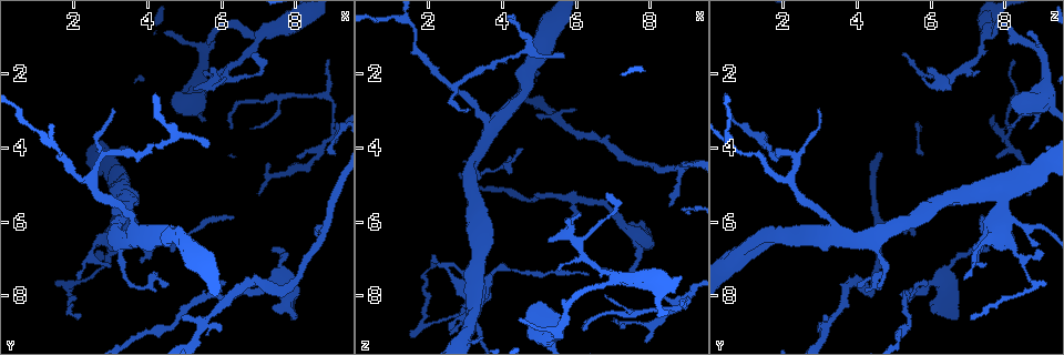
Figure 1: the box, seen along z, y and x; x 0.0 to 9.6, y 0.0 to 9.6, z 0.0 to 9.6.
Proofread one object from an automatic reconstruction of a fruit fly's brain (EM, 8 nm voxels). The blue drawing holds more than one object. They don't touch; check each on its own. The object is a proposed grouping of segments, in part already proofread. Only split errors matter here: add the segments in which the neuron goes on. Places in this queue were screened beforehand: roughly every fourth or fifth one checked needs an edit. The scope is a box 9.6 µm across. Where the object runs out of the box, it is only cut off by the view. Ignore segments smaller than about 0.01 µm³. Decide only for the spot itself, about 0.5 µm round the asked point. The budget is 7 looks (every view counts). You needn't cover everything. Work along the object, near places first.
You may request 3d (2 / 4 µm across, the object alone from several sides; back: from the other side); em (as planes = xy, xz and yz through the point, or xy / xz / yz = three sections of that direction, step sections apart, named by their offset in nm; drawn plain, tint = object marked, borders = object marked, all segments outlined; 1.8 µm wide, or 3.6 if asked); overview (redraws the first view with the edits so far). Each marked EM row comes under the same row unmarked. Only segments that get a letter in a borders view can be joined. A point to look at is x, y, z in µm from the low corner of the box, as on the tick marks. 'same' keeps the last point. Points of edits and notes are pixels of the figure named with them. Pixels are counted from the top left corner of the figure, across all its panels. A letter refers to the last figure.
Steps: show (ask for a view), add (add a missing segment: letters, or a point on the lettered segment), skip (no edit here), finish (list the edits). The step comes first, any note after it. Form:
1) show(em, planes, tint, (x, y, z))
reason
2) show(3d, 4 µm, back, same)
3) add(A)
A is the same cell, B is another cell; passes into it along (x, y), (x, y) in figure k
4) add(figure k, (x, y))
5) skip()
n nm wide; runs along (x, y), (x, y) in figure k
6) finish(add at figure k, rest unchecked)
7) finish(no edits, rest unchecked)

show(3d, 2 µm, back, (7.40, 6.80, 7.45))

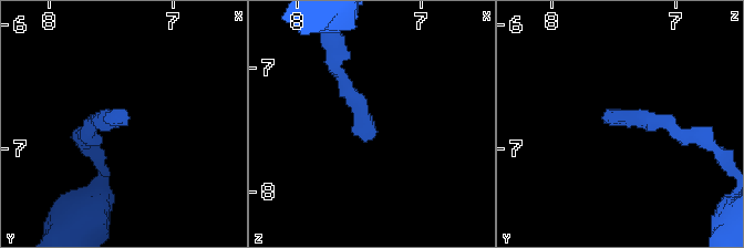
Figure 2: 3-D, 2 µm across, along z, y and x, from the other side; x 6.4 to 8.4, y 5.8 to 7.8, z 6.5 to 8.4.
show(em, planes, borders, (7.36, 6.78, 7.50))
now the EM

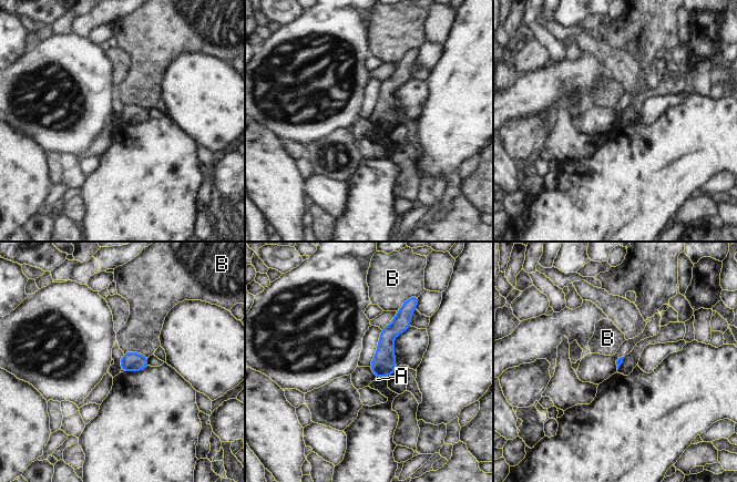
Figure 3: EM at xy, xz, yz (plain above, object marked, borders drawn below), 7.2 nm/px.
skip()
B touches over 180 nm; A and B are other cells; runs along (403, 309), (387, 336), (378, 375) in figure 3; none of them fits

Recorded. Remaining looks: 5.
show(3d, 2 µm, (6.05, 8.90, 2.95))
branch stops here

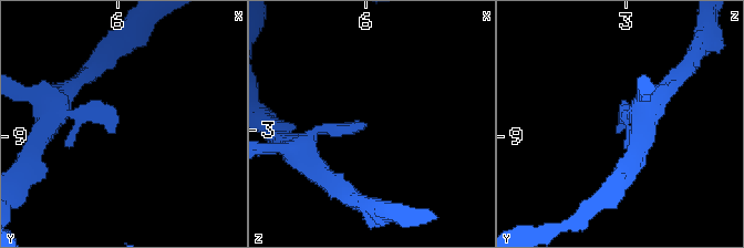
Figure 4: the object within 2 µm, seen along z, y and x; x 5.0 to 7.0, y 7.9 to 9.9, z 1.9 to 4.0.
show(em, planes, borders, (6.04, 8.86, 2.94))

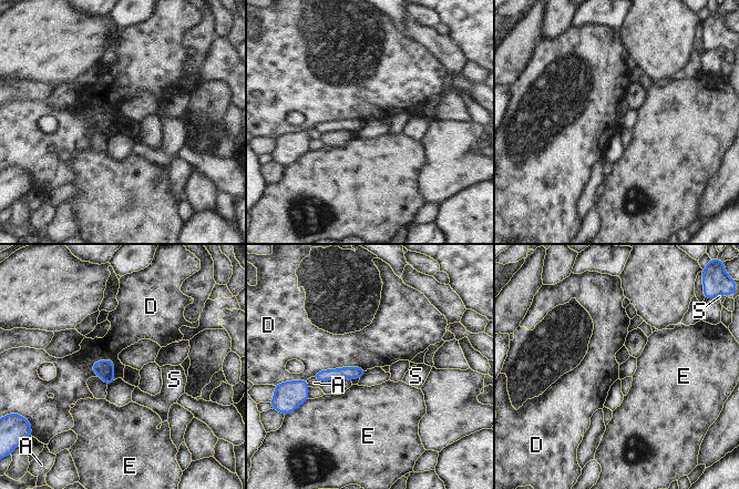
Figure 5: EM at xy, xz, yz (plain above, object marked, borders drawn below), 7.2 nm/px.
skip()
A, D, E and S are other cells; border along (366, 369), (320, 369), (311, 376) in figure 5; no lettered segment goes on from it

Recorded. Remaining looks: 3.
show(3d, 4 µm, (7.00, 5.35, 8.65))
tapers out

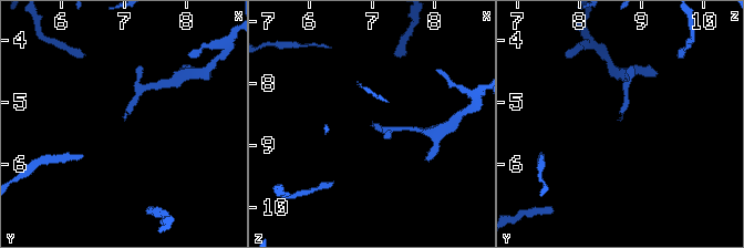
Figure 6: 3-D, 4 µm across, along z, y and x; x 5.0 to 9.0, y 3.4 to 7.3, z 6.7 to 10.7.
show(em, planes, tint, (7.05, 5.35, 8.70))
need the tissue

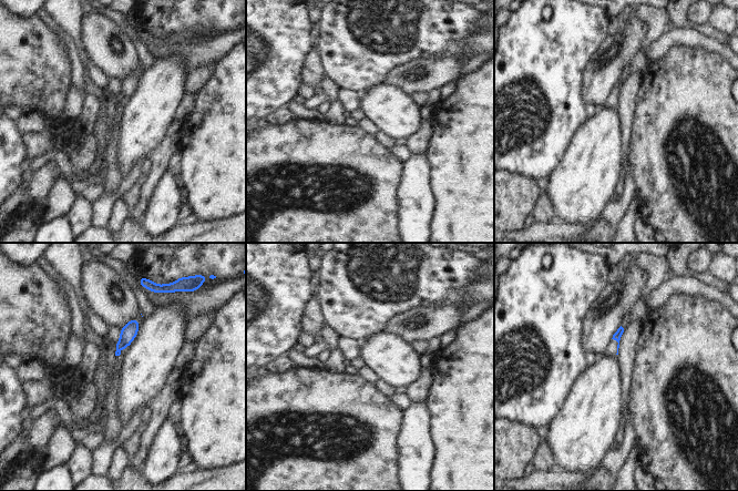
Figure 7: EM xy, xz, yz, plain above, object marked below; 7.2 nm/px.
show(em, planes, borders, same)

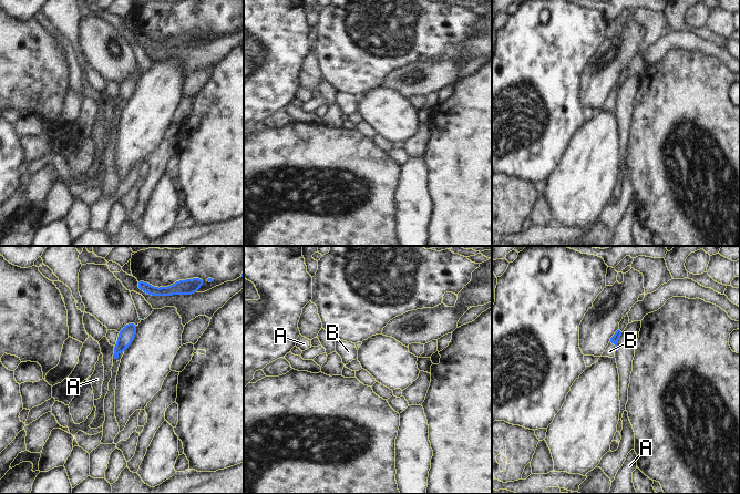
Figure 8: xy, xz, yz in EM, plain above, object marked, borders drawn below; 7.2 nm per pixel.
add(B)
B is the same cell, A is another cell; the neuron continues

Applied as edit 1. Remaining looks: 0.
finish(add at figure 8, rest unchecked)

